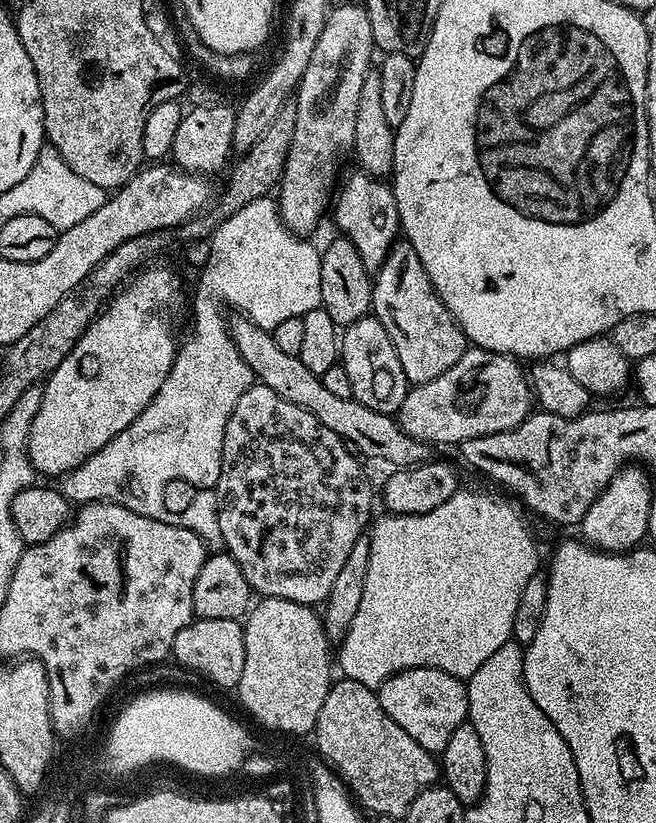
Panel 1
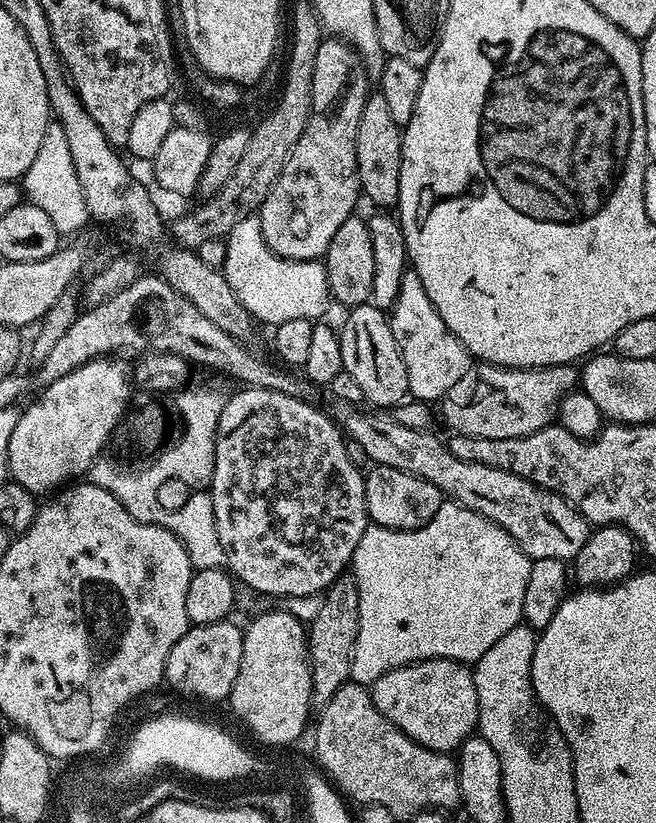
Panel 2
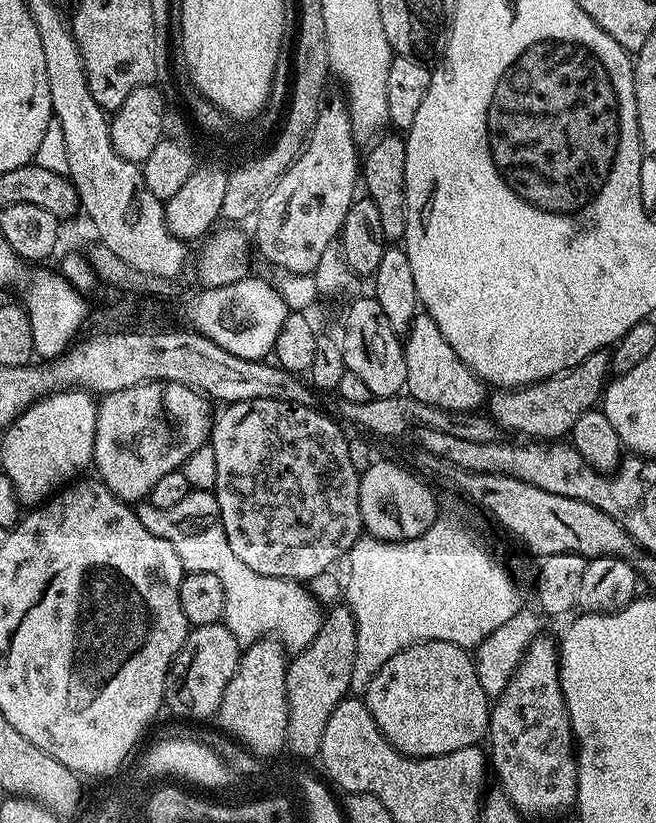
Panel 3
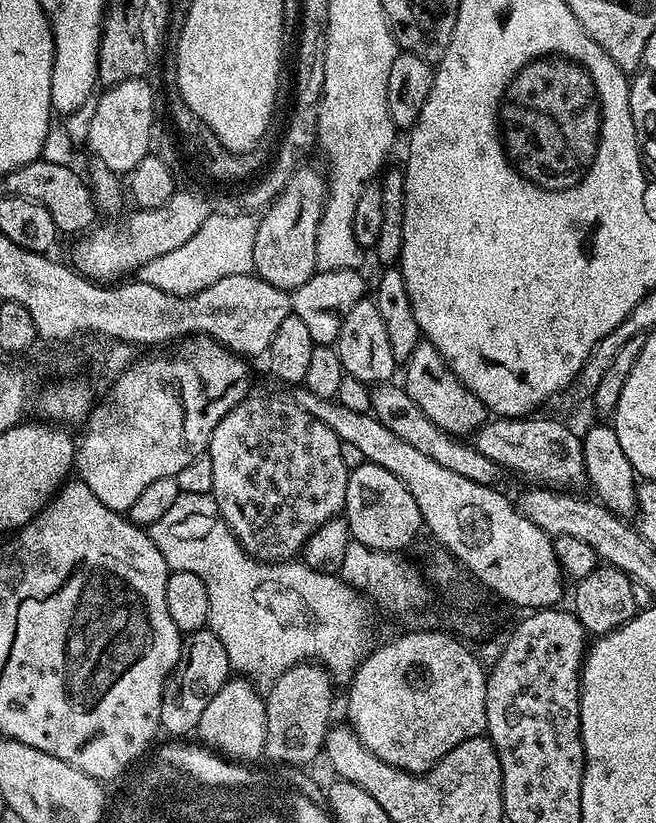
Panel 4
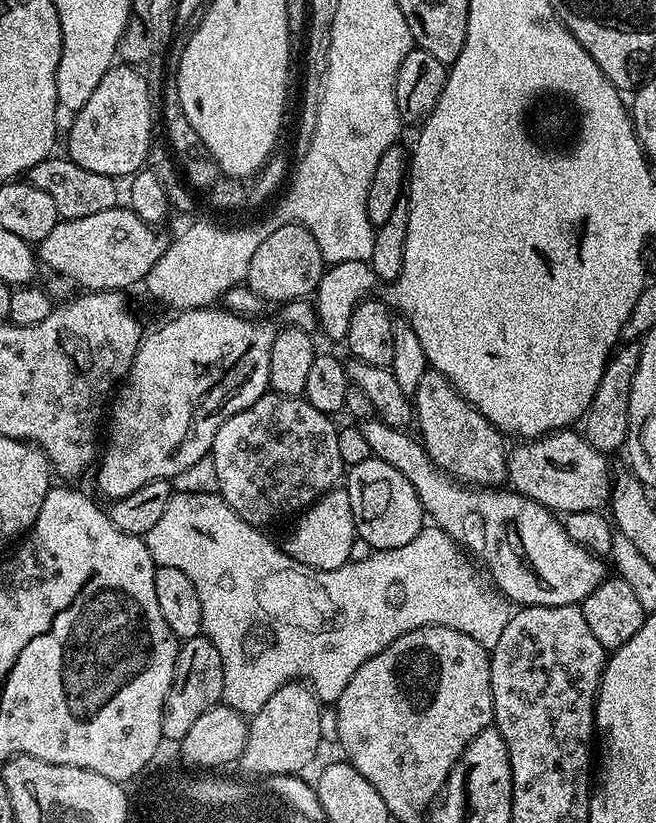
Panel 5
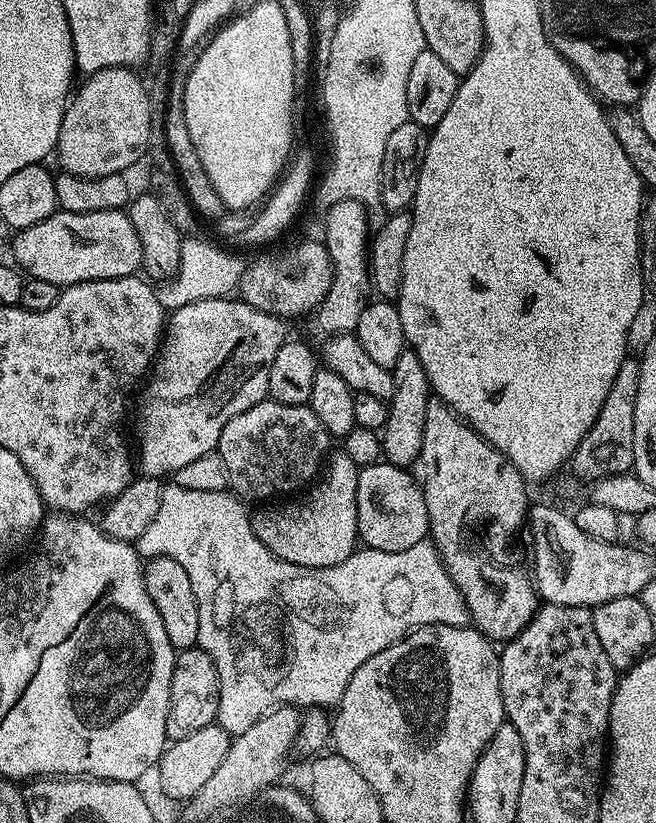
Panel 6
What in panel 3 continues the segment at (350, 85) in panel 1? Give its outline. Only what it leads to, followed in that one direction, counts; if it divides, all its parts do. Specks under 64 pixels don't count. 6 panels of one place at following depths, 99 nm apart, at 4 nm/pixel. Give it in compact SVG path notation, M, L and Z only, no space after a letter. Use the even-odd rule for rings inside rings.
M343 103L332 104L329 106L321 107L318 118L316 119L316 125L312 127L312 132L308 136L308 143L304 145L304 149L300 151L300 155L296 157L296 160L289 166L282 174L282 178L278 181L274 187L272 187L266 194L266 198L260 203L260 210L254 217L254 223L256 223L256 236L254 232L254 248L261 252L270 263L276 268L281 268L281 273L291 274L294 276L307 276L315 273L318 266L318 258L322 258L322 250L328 248L334 240L334 237L339 233L340 224L346 218L346 210L350 207L354 197L357 195L356 184L358 188L358 152L356 156L357 143L355 137L352 134L352 127L350 126L350 120L348 118L348 112Z

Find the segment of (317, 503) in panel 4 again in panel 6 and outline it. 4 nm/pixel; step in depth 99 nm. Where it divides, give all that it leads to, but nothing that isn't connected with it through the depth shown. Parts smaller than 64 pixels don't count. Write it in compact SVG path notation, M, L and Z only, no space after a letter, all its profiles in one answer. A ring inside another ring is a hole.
M265 398L226 422L220 431L218 455L224 464L227 487L241 501L268 502L279 492L292 494L295 488L311 485L329 455L328 443L327 430L307 404L283 404Z

